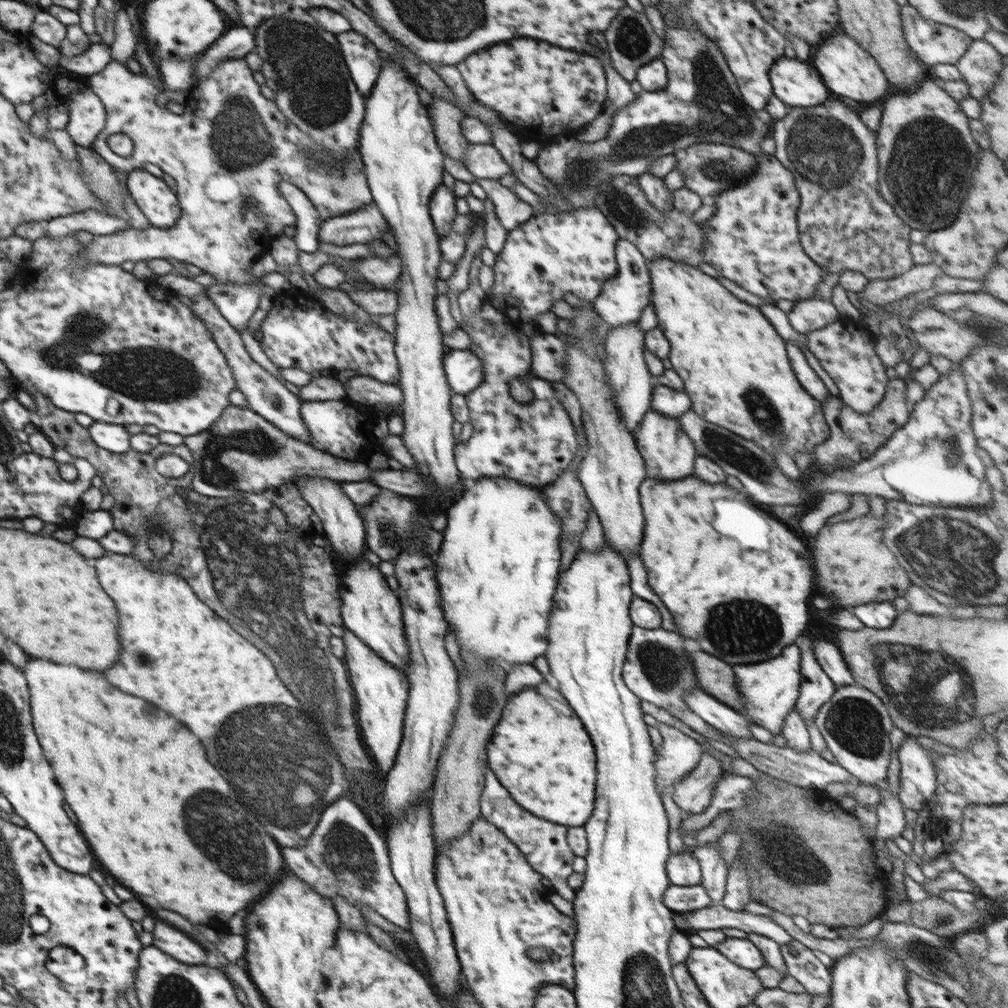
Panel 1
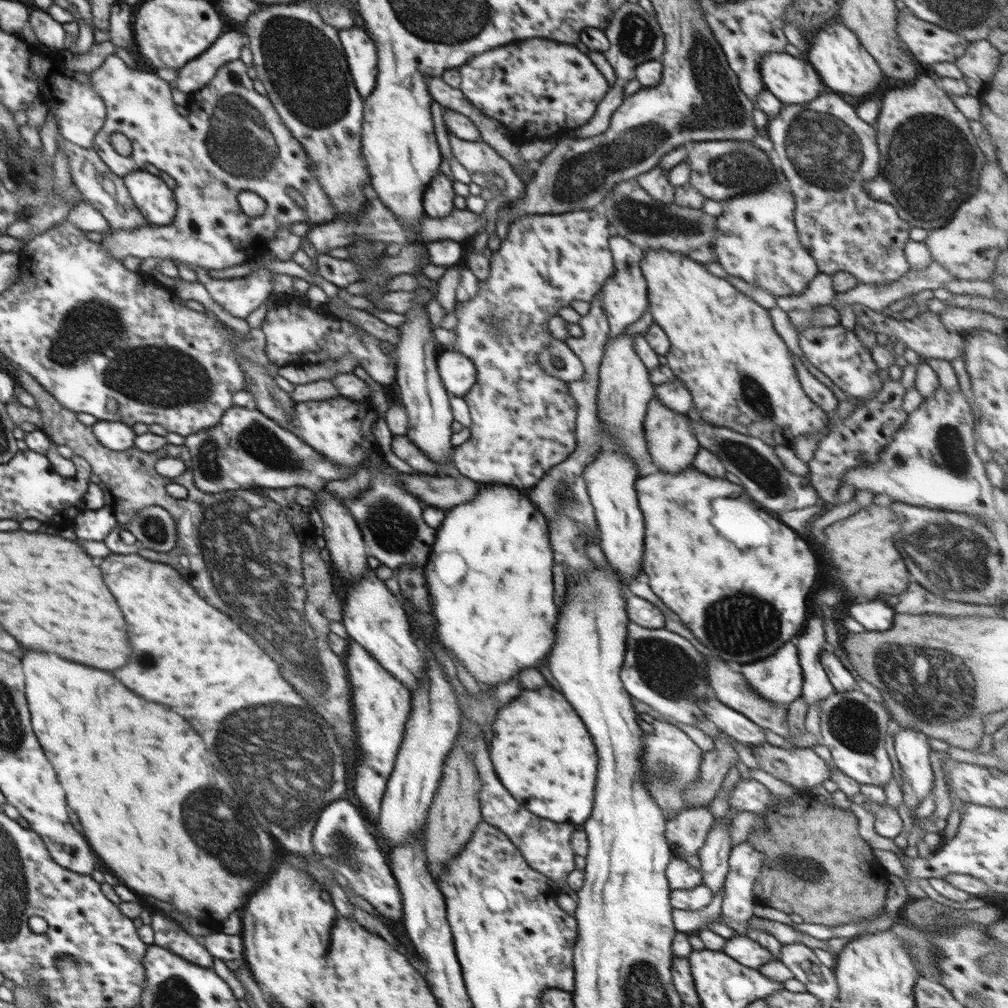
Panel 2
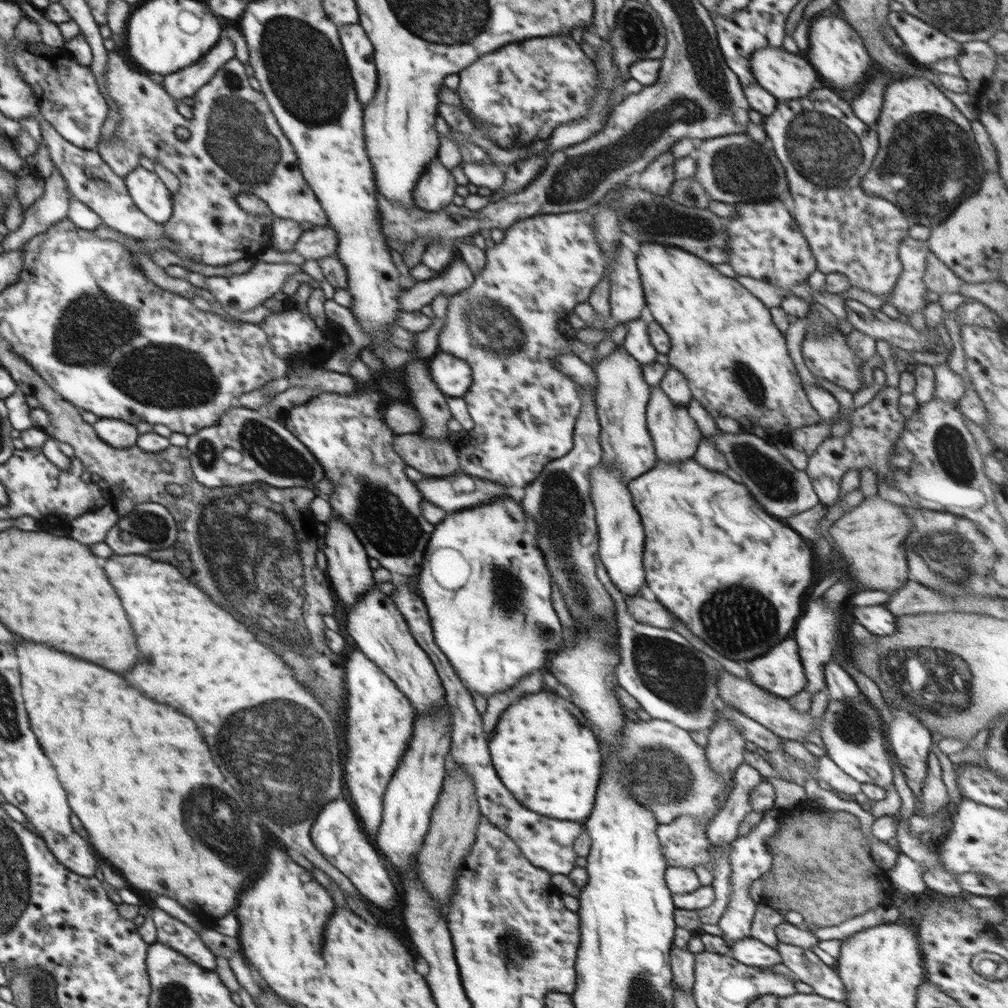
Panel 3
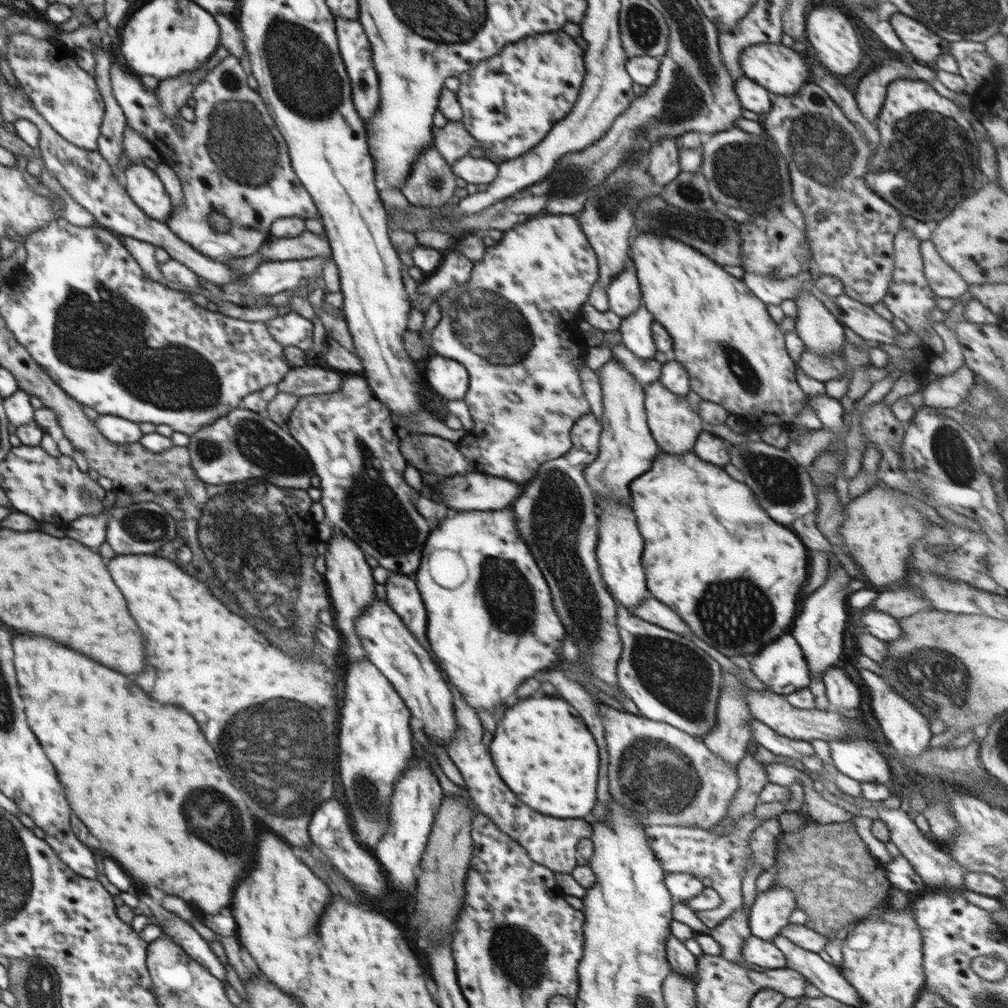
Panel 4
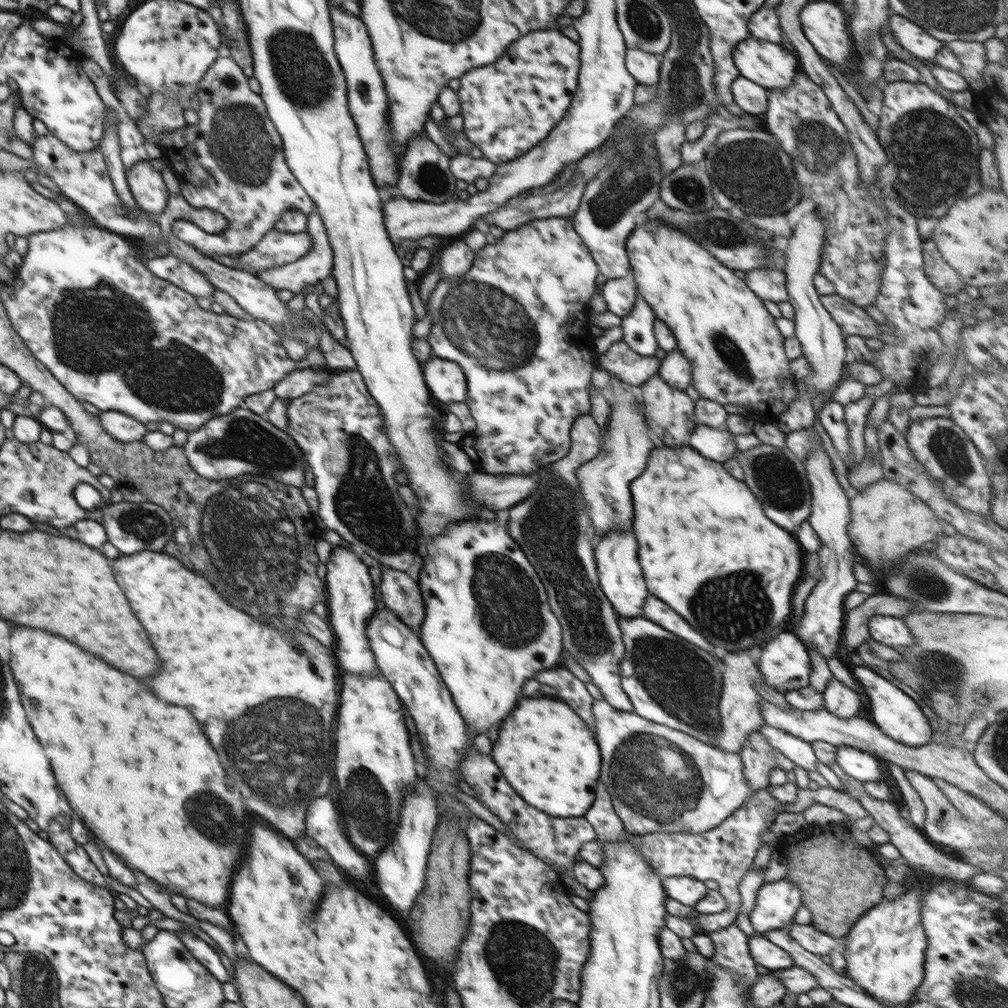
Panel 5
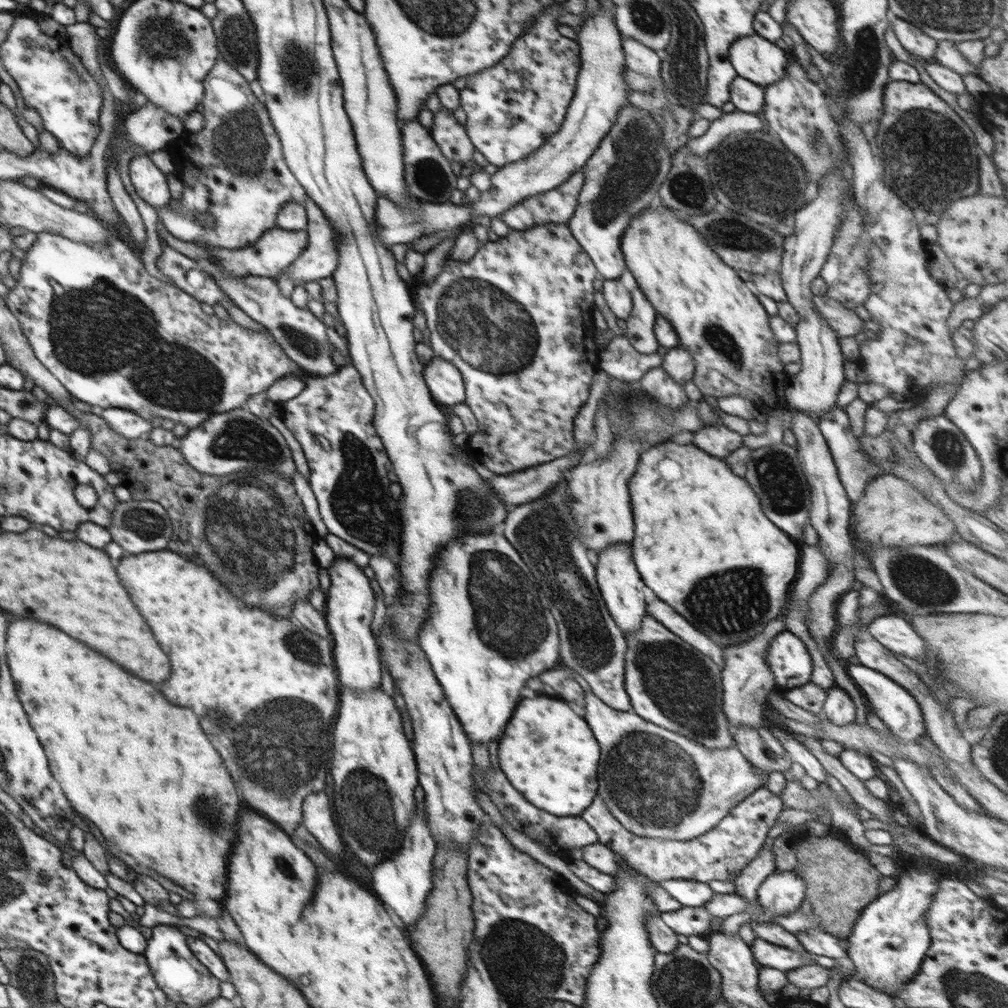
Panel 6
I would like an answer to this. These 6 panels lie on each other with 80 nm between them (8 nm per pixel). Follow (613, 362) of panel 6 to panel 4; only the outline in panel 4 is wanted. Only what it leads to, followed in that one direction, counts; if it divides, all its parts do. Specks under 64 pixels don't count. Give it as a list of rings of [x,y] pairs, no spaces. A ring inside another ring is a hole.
[[[618,344],[611,348],[610,360],[620,361],[635,377],[641,385],[656,382],[661,377],[662,363],[655,359],[640,359],[626,349],[624,344]]]

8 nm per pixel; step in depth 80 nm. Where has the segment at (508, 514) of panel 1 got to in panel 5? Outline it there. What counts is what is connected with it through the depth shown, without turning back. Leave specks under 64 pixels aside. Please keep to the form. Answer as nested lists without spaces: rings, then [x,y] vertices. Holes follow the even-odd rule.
[[[462,519],[461,521],[449,522],[444,532],[433,536],[424,544],[424,554],[424,562],[422,562],[423,566],[420,569],[417,585],[425,602],[425,619],[420,626],[418,635],[430,653],[438,672],[442,675],[446,688],[450,689],[452,698],[459,713],[464,718],[466,726],[474,727],[478,735],[484,734],[490,726],[496,726],[498,722],[502,722],[508,716],[508,712],[512,712],[526,678],[534,678],[536,672],[546,670],[546,668],[557,668],[563,661],[562,628],[548,606],[546,590],[544,590],[536,570],[532,568],[532,564],[528,562],[528,558],[520,550],[520,545],[510,536],[507,523],[501,523],[498,519]]]

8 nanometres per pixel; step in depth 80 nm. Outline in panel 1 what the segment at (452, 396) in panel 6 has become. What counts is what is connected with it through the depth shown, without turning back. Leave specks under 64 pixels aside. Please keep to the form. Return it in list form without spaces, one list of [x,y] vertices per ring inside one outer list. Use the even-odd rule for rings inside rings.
[[[453,350],[444,357],[444,370],[454,393],[467,395],[484,380],[483,360],[467,350]]]

